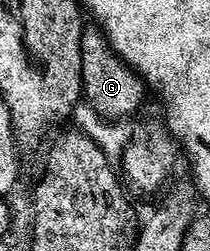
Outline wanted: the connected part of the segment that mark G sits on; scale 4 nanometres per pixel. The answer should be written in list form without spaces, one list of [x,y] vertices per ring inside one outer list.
[[[86,27],[80,39],[80,75],[82,76],[82,97],[105,121],[122,123],[142,105],[148,94],[148,86],[141,75],[131,65],[124,63],[107,39],[106,34],[97,27]]]

